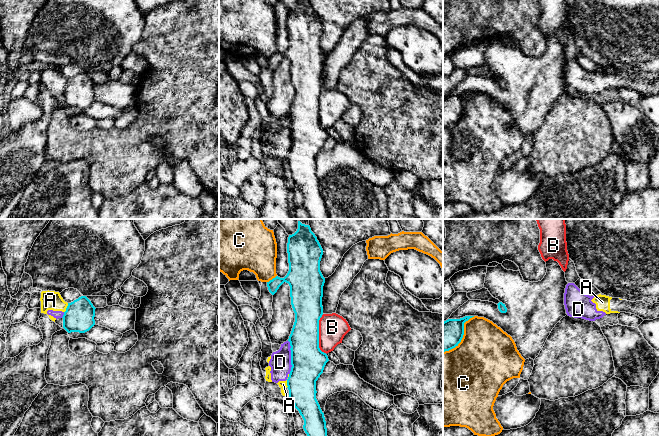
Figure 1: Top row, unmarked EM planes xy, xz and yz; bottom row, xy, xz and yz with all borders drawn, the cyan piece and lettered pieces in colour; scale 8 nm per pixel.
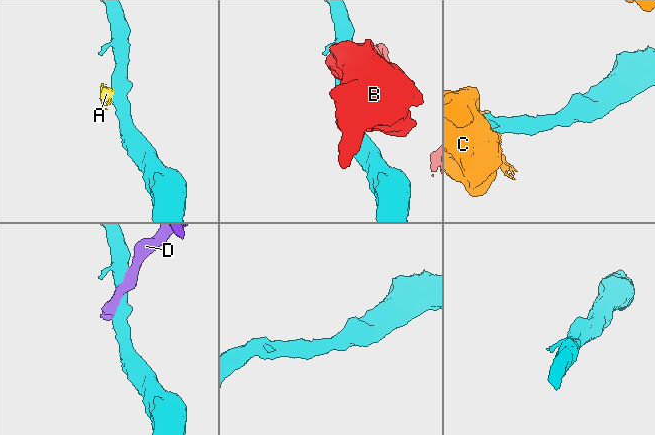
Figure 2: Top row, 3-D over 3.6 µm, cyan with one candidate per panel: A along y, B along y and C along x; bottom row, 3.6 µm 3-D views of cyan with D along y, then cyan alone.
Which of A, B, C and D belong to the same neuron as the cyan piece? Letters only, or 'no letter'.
no letter

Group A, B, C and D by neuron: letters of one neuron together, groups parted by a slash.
A D / B / C

